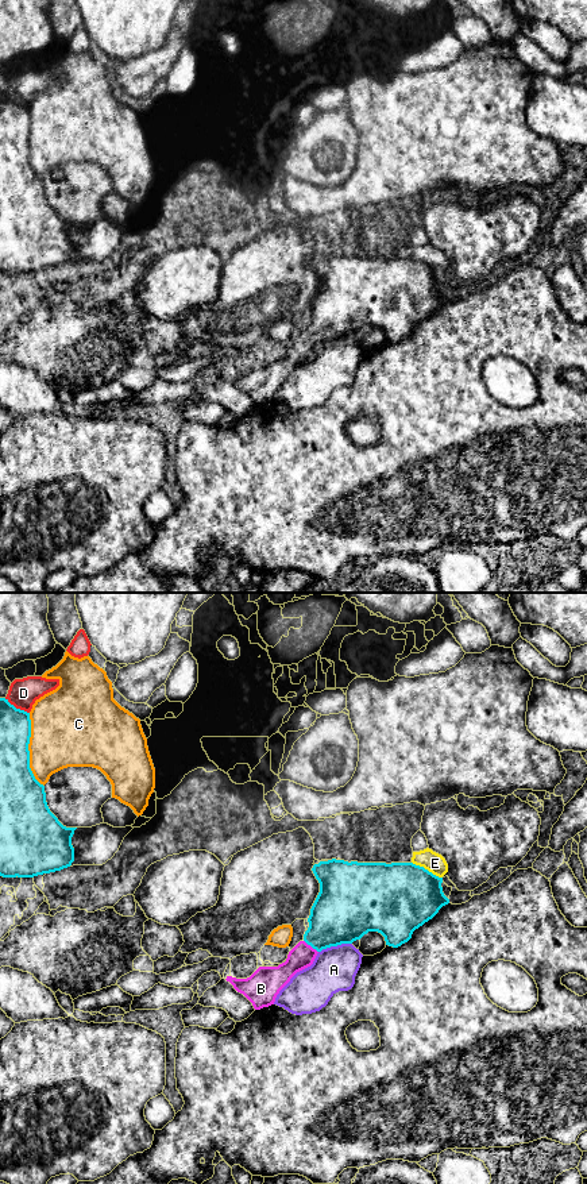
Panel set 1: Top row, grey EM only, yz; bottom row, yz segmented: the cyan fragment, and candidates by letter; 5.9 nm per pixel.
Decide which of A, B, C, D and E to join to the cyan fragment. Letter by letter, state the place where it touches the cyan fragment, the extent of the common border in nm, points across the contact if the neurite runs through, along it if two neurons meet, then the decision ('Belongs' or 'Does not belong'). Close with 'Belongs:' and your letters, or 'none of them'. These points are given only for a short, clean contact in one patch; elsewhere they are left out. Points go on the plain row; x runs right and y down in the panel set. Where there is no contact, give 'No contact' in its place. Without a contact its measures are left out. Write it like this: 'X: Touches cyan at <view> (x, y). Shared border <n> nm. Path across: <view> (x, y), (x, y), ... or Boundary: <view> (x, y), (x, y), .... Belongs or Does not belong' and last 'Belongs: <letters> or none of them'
A: Touches cyan at yz (335, 340). Shared border 200 nm. Boundary: yz (351, 338), (331, 340), (319, 347). Does not belong
B: Touches cyan at yz (311, 340). Shared border 120 nm. Path across: yz (339, 311), (311, 340), (301, 351). Belongs
C: Touches cyan at yz (27, 145). Shared border 440 nm. Does not belong
D: Touches cyan at yz (15, 103). Shared border 180 nm. Does not belong
E: Touches cyan at yz (427, 265). Shared border 200 nm. Does not belong
Belongs: B

